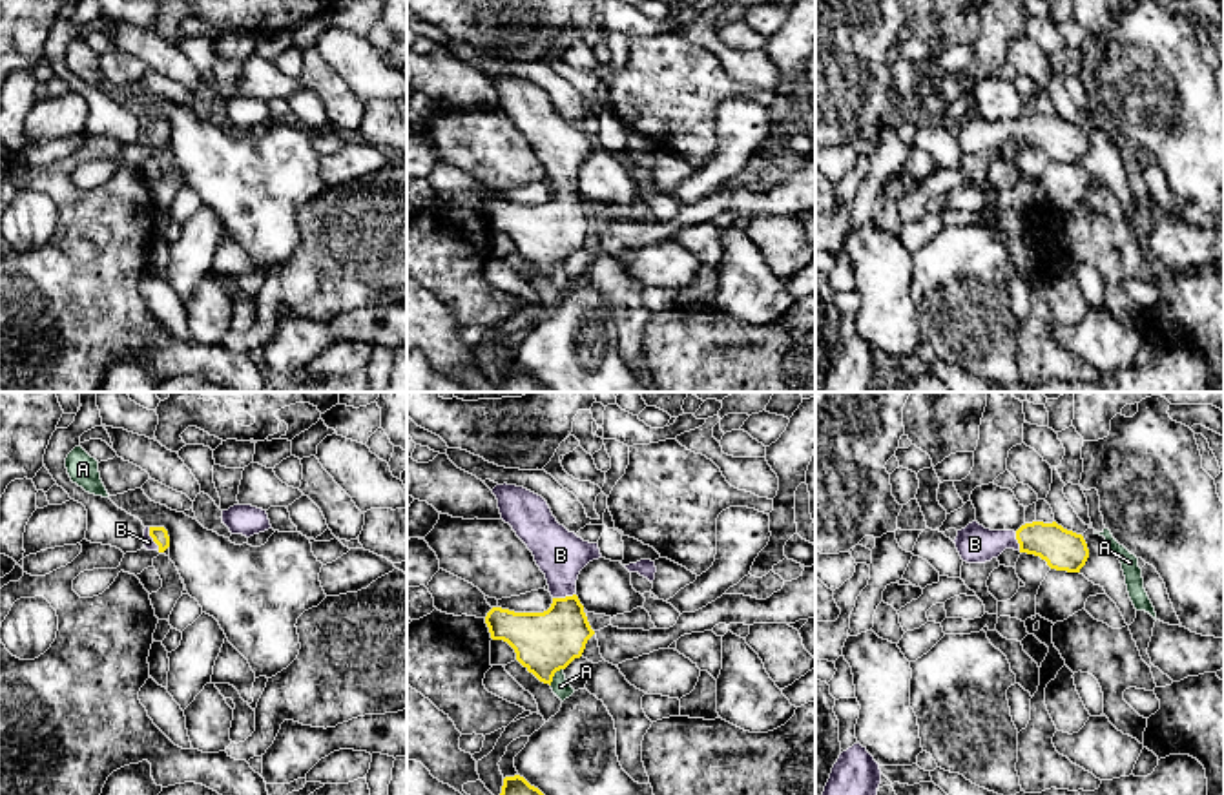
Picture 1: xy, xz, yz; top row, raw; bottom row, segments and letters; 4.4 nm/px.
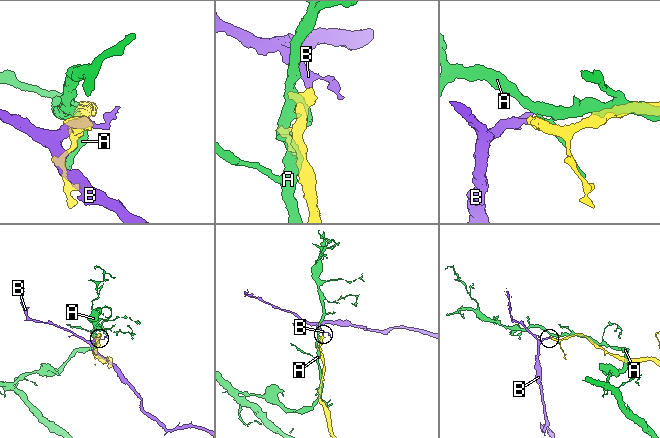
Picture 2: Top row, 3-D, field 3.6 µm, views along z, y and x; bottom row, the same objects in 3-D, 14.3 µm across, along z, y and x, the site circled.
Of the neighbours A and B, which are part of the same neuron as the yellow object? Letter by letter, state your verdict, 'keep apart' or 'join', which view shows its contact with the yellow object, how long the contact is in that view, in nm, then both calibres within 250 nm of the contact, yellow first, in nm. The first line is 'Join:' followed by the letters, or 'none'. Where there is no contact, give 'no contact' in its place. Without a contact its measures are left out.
Join: B
A: keep apart | xz | 100 nm | 280/80 nm
B: join | xy | 120 nm | 70/50 nm

